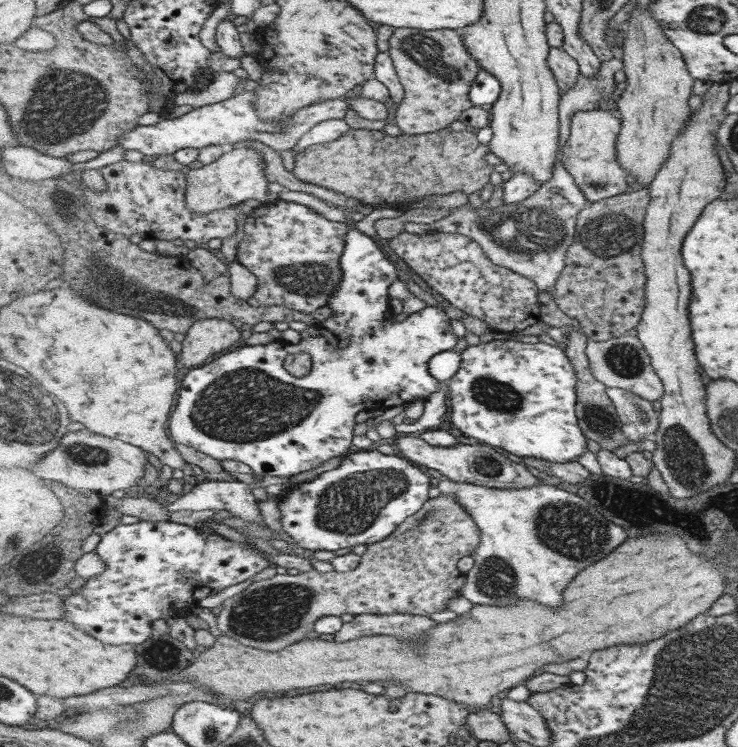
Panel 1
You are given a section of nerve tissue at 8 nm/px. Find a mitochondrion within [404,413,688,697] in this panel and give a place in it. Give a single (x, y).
(575, 532)

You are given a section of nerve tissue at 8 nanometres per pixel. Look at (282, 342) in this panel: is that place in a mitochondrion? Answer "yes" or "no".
no

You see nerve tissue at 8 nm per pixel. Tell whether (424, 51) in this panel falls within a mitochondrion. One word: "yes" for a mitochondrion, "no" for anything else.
yes

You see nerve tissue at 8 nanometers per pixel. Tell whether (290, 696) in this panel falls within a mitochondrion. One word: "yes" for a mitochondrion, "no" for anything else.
no

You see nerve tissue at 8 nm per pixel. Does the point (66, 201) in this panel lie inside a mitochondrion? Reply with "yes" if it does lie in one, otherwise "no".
yes

